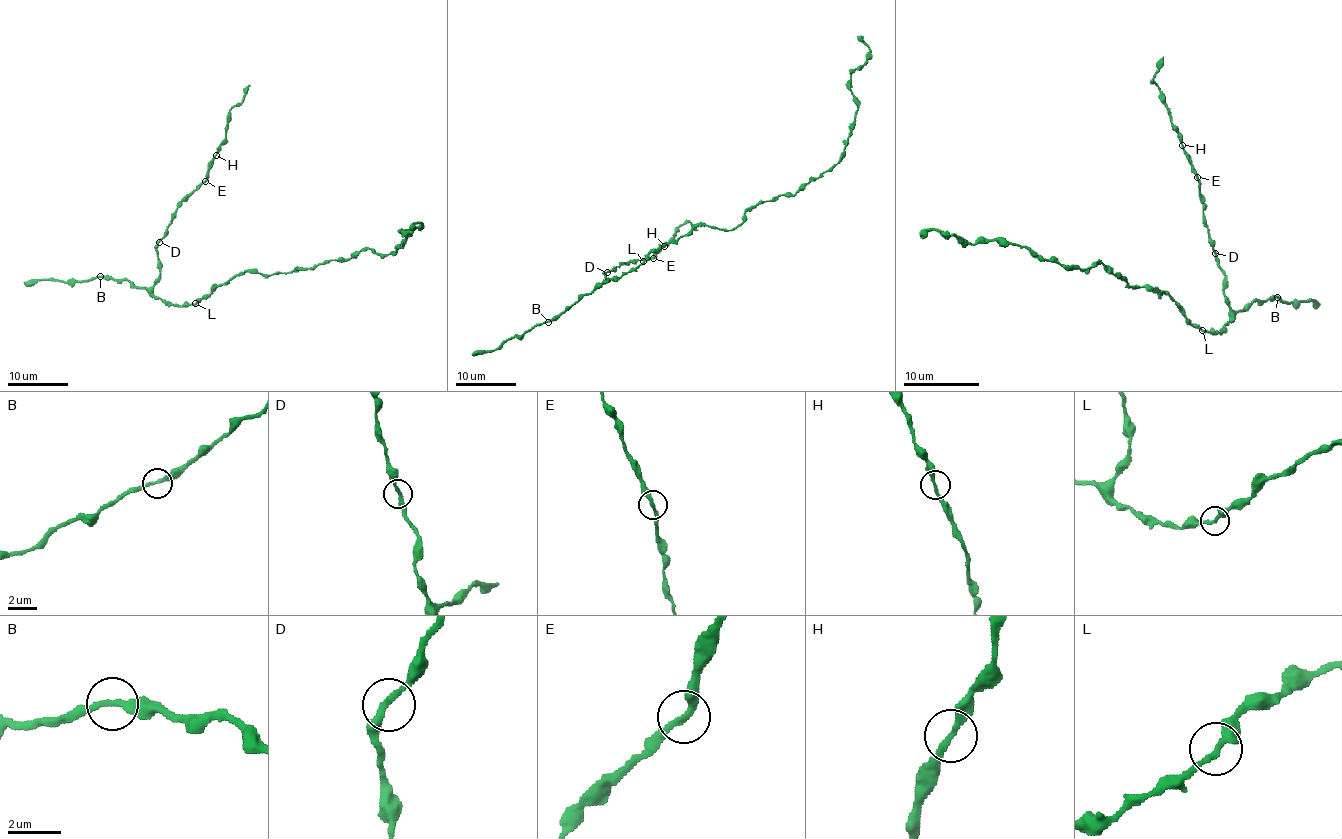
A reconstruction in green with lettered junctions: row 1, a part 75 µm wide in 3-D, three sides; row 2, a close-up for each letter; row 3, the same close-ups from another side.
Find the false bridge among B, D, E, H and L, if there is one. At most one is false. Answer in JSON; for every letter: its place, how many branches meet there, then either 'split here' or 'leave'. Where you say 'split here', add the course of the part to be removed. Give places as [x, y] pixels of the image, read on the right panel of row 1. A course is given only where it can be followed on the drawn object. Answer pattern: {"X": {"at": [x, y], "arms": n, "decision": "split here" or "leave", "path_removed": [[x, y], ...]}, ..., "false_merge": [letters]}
{"B": {"at": [1277, 297], "arms": 2, "decision": "leave"}, "D": {"at": [1215, 253], "arms": 2, "decision": "leave"}, "E": {"at": [1197, 177], "arms": 2, "decision": "leave"}, "H": {"at": [1182, 145], "arms": 2, "decision": "leave"}, "L": {"at": [1202, 330], "arms": 2, "decision": "leave"}, "false_merge": []}

